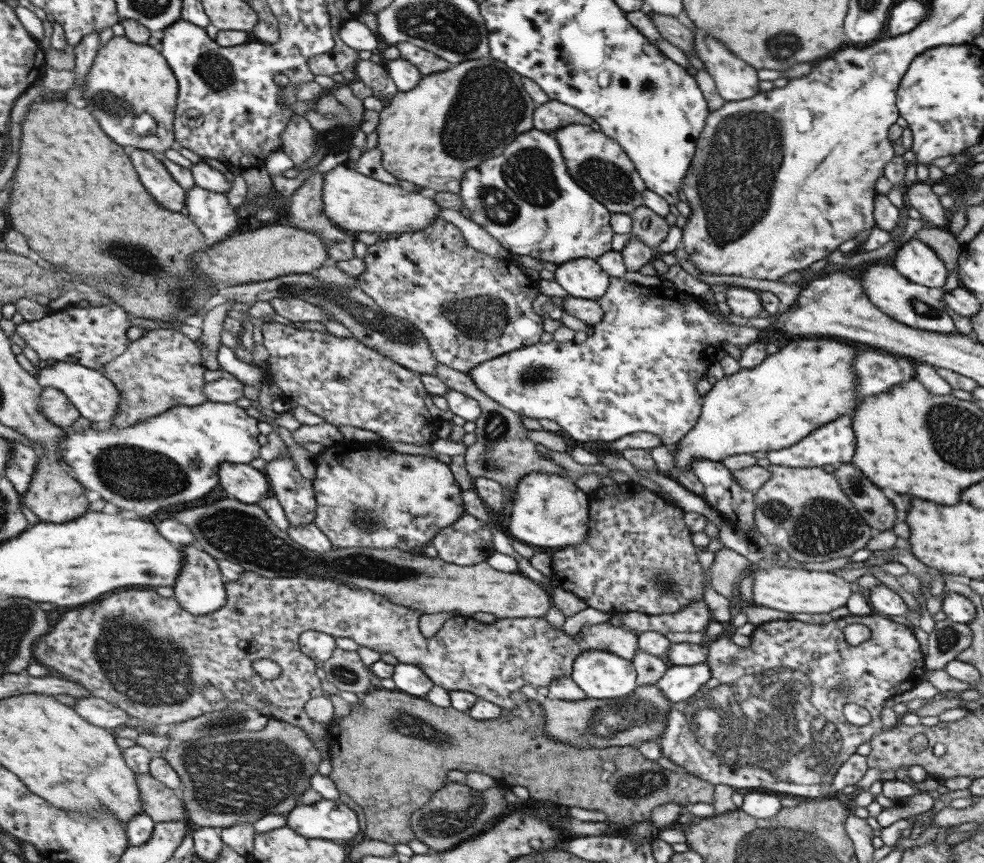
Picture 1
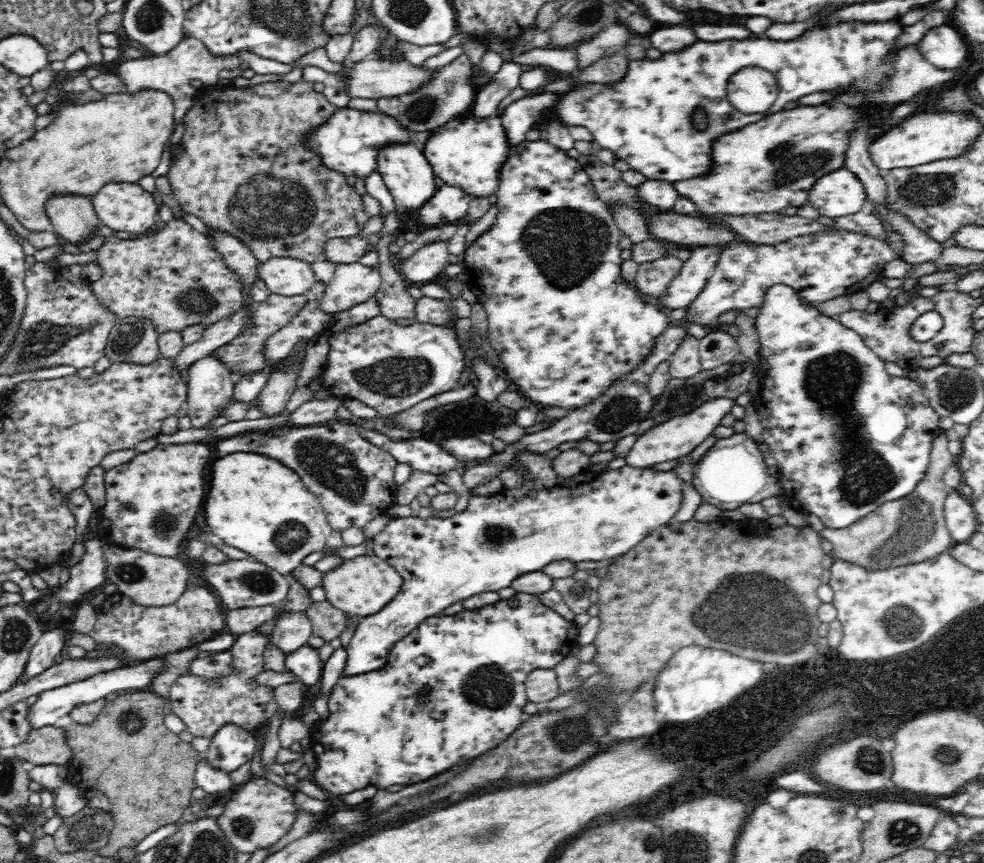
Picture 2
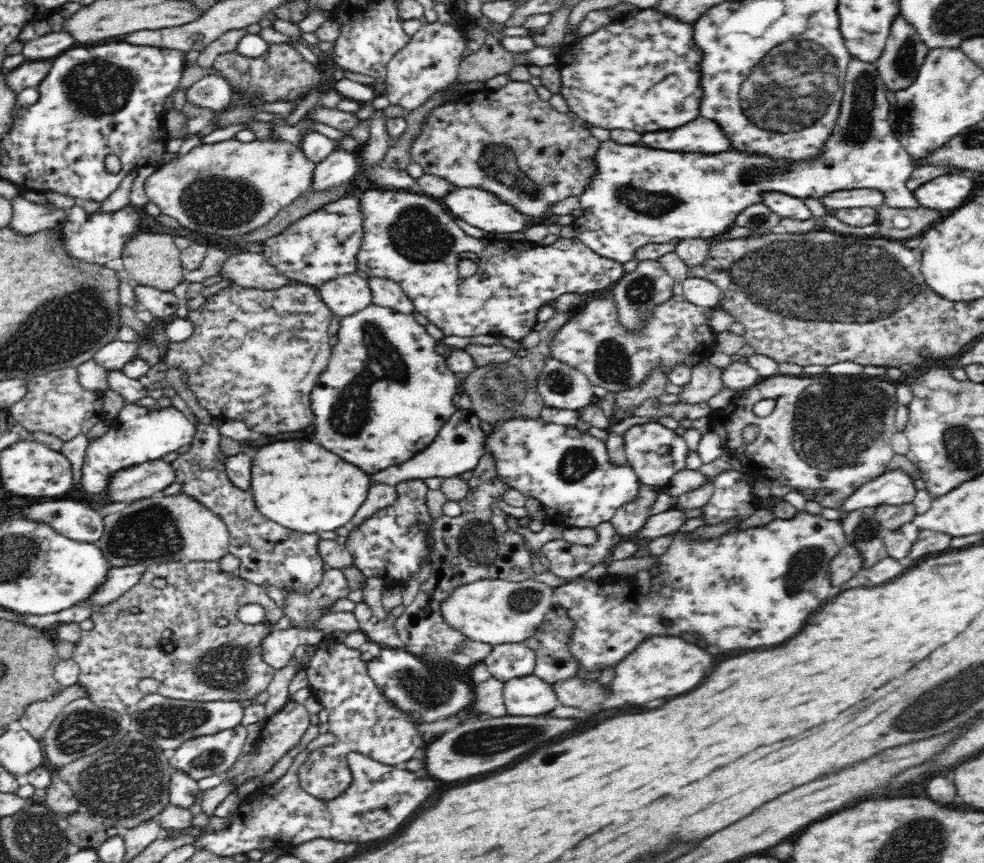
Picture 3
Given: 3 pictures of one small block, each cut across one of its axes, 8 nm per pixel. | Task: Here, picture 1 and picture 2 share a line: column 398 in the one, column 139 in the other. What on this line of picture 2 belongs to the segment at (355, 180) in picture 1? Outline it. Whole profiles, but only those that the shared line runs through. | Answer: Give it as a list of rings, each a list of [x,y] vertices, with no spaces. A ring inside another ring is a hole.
[[[108,183],[96,194],[88,195],[100,224],[113,230],[129,233],[146,233],[157,222],[159,212],[154,196],[146,192],[138,183]]]

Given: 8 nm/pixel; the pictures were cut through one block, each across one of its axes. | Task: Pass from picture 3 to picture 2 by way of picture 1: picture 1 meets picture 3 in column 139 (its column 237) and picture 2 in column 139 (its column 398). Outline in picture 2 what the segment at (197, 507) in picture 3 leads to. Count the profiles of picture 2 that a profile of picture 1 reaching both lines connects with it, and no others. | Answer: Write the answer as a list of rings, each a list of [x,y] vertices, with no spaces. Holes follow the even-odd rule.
[[[107,541],[103,542],[103,551],[107,560],[105,575],[110,584],[116,585],[119,593],[128,596],[140,606],[168,606],[179,600],[189,586],[190,568],[184,565],[181,558],[156,556],[140,549],[128,549]]]

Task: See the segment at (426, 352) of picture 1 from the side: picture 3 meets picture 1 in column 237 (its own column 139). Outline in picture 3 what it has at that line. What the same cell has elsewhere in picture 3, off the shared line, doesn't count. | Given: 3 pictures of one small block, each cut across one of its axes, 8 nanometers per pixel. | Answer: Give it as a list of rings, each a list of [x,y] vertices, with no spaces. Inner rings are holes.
[[[148,285],[134,288],[135,300],[142,309],[150,310],[154,317],[170,317],[175,314],[180,300],[172,291],[163,291]]]

